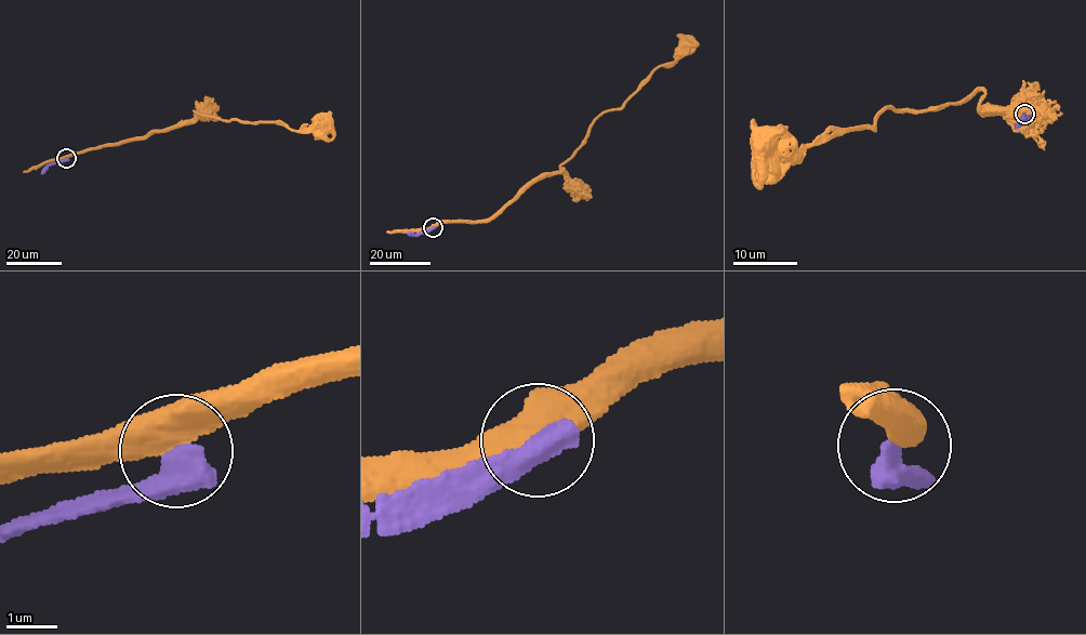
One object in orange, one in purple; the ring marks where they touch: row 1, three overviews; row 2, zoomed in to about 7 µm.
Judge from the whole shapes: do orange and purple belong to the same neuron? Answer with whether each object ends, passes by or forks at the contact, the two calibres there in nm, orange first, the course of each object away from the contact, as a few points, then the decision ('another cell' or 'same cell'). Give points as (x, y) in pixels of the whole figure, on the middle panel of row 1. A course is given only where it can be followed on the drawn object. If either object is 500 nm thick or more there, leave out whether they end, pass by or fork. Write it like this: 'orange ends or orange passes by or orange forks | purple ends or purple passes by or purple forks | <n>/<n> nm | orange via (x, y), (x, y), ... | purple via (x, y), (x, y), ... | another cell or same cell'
550/550 nm | orange via (432, 227), (489, 220), (532, 183), (559, 173), (599, 116), (620, 107), (656, 68), (671, 66), (687, 42) | purple via (432, 227), (411, 235), (407, 233) | another cell

